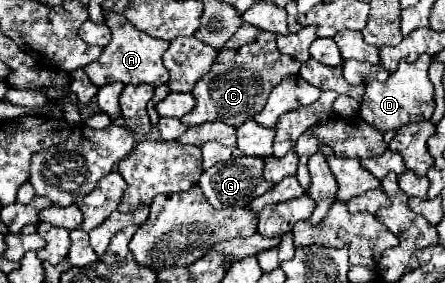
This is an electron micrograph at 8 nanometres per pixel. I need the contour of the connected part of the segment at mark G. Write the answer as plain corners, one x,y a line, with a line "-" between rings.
241,156
231,162
219,162
213,168
205,170
201,174
199,186
211,206
219,208
245,208
249,202
267,190
271,190
271,182
265,182
263,178
263,158
251,158
251,156

